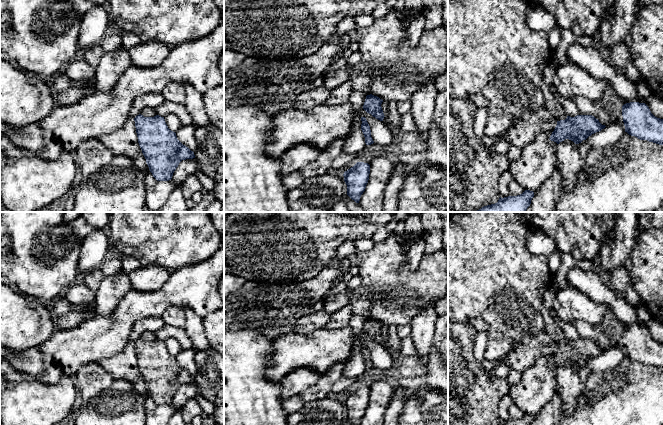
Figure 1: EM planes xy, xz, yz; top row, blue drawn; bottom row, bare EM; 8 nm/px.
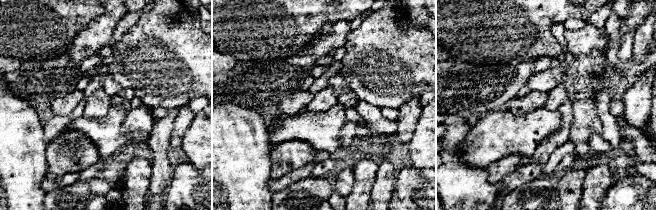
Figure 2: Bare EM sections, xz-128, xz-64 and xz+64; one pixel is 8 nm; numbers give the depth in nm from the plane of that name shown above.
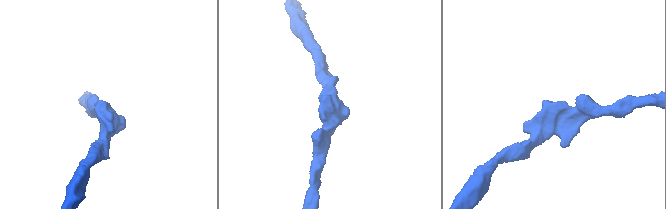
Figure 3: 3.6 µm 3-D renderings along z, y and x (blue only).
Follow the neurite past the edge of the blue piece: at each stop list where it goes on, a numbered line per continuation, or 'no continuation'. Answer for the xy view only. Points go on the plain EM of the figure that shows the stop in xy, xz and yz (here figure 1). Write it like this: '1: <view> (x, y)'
no continuation

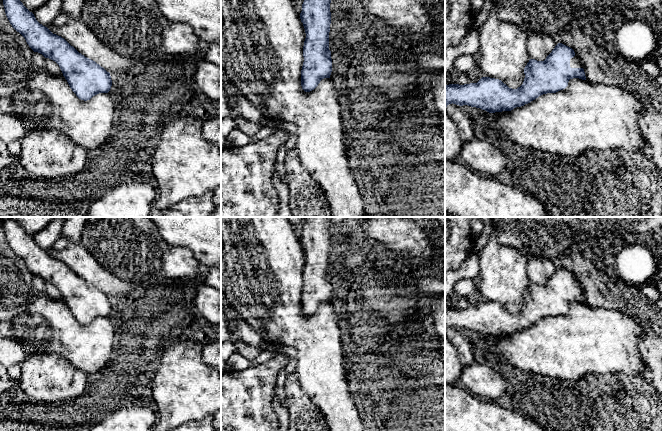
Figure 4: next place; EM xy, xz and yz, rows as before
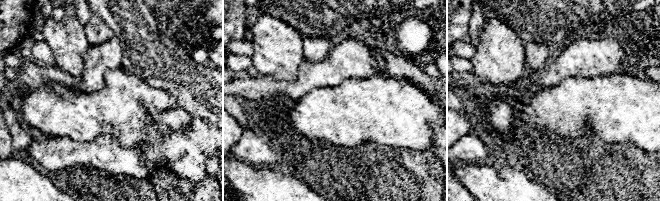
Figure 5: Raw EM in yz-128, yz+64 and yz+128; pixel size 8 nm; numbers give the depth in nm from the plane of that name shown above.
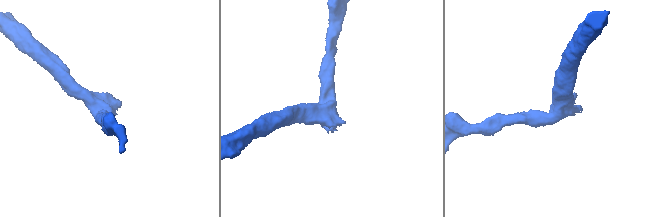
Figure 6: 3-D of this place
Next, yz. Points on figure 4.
1: yz (574, 286)

